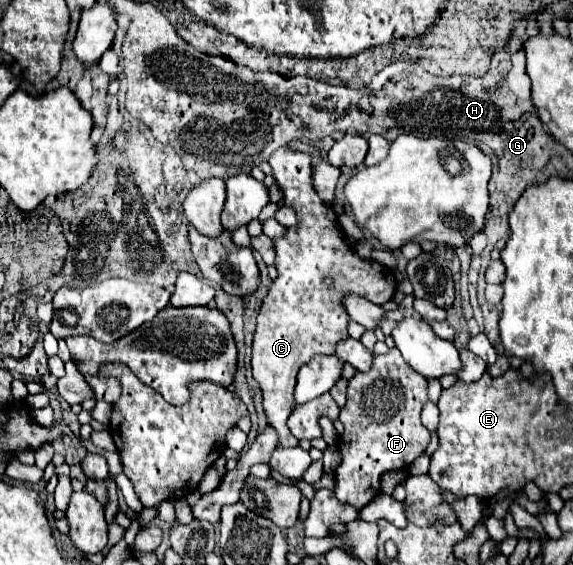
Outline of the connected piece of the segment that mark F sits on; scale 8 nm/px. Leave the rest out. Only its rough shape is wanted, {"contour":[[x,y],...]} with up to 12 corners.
{"contour":[[397,349],[349,379],[339,501],[409,469],[431,433],[427,379]]}

